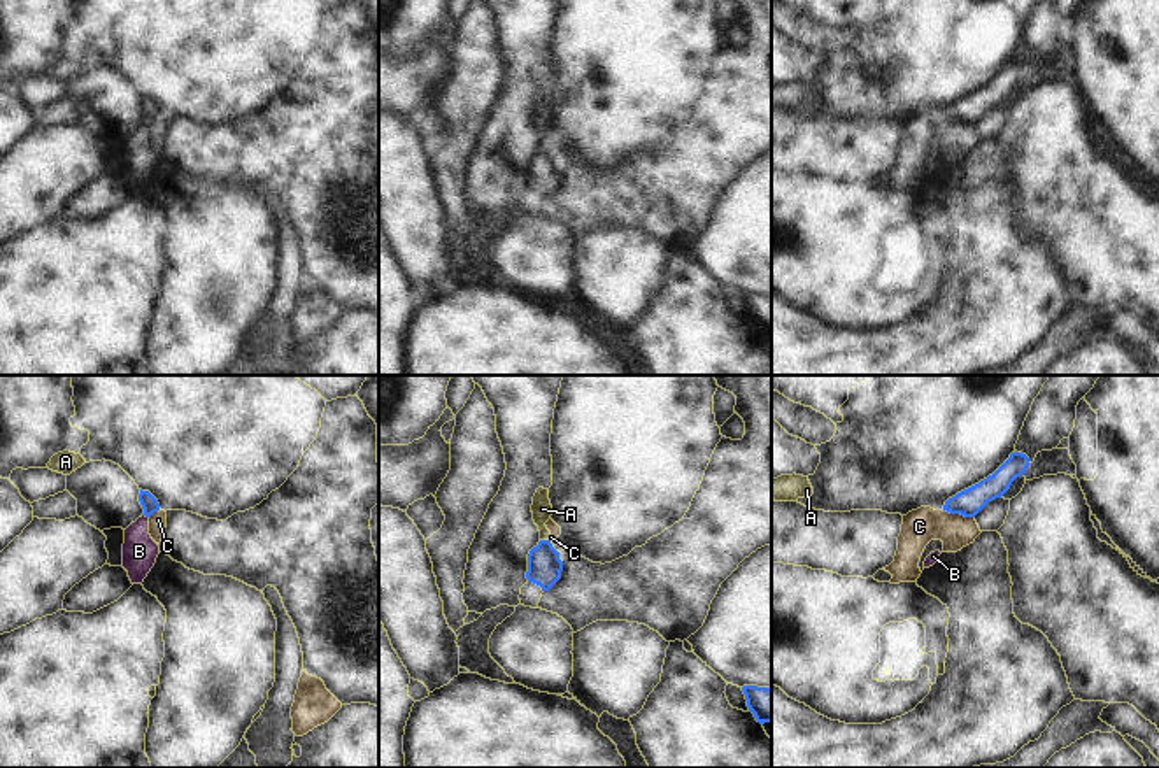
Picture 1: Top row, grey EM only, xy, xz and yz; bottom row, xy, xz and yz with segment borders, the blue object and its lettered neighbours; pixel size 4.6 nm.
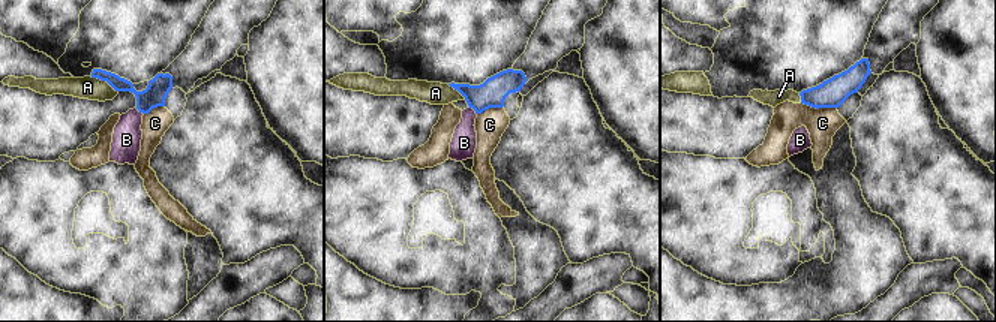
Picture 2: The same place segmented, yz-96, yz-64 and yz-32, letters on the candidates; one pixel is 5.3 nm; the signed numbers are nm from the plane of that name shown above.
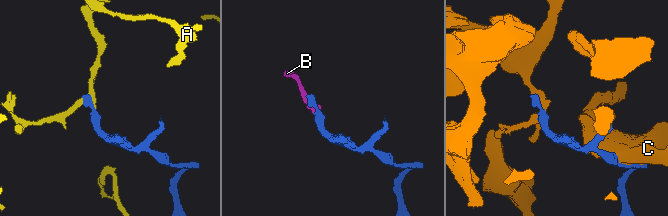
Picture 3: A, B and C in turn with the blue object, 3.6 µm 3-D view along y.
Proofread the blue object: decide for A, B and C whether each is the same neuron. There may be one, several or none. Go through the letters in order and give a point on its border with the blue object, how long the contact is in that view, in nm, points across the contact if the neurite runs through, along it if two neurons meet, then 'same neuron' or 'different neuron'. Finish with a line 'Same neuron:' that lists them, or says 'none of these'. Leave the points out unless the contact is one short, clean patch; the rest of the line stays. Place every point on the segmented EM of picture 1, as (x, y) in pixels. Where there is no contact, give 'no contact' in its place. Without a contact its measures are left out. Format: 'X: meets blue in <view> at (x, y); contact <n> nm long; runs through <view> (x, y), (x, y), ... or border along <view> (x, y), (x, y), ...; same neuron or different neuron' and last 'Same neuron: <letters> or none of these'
A: meets blue in xz at (546, 540); contact 50 nm long; different neuron
B: meets blue in xy at (146, 516); contact 40 nm long; runs through xy (149, 504), (146, 516), (139, 530), (139, 551); same neuron
C: meets blue in yz at (958, 512); contact 160 nm long; different neuron
Same neuron: B

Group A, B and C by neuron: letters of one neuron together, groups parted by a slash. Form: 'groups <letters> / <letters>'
groups A / B / C

